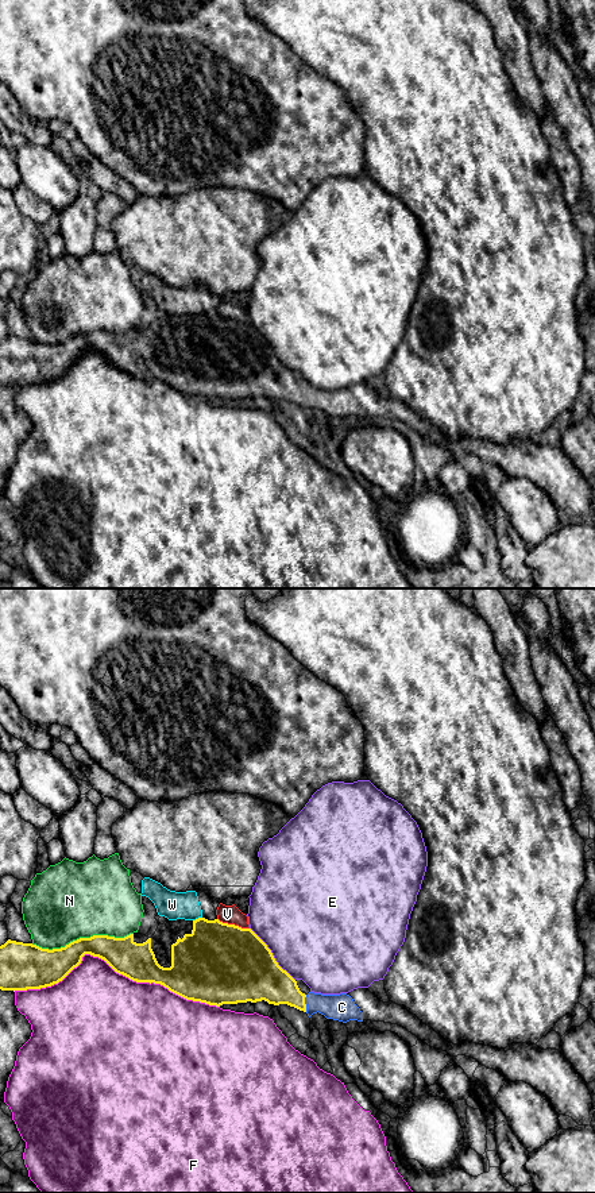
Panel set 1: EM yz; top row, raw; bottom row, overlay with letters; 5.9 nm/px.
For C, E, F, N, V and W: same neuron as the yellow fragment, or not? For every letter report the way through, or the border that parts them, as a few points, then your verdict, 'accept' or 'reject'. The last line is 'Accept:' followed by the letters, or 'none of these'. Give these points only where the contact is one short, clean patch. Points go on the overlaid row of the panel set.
C: across yz (269, 981), (304, 1003), (342, 1007) | accept
E: reject
F: reject
N: reject
V: along yz (217, 918), (225, 923), (248, 929) | reject
W: along yz (201, 917), (193, 921) | reject
Accept: C

